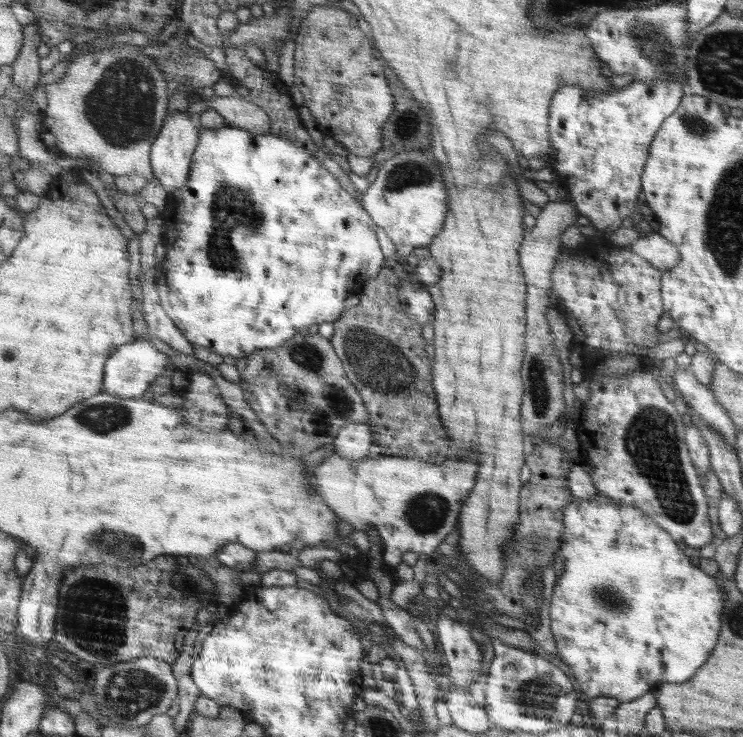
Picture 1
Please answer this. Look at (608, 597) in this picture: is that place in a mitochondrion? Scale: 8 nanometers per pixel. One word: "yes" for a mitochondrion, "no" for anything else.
yes

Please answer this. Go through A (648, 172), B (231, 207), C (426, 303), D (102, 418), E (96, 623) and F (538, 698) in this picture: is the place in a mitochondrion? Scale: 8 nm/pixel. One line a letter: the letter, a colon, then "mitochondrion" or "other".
A: other
B: mitochondrion
C: other
D: mitochondrion
E: mitochondrion
F: mitochondrion

